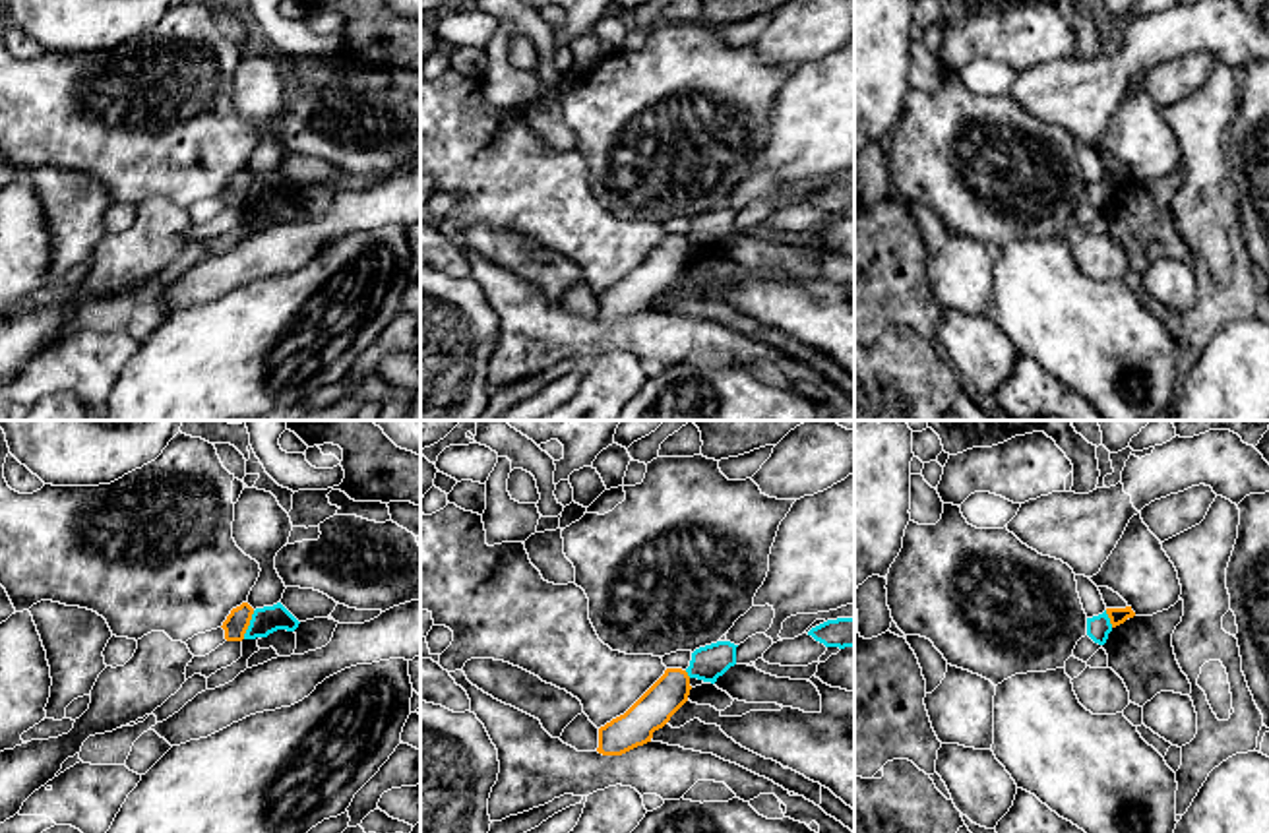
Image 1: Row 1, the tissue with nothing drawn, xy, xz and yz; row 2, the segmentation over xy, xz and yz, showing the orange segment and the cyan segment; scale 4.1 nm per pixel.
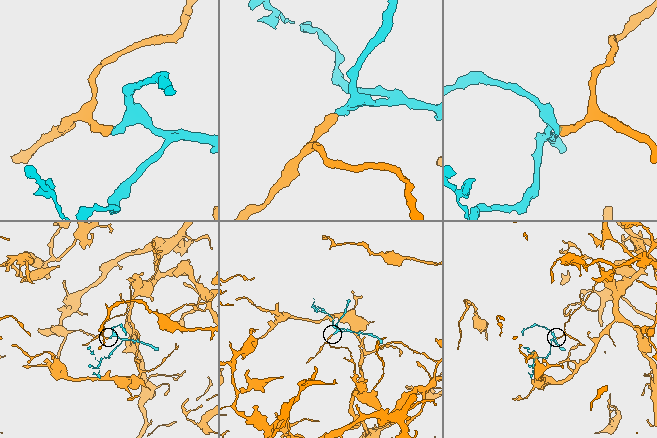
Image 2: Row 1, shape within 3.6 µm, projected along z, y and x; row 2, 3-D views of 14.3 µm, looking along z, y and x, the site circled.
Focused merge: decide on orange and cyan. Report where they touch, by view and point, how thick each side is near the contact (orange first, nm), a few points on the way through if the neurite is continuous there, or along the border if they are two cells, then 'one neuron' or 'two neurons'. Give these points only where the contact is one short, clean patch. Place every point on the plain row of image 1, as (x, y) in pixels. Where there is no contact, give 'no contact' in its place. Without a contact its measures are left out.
xy (248, 190) | 100/120 nm | along xy (254, 177), (243, 204) | two neurons

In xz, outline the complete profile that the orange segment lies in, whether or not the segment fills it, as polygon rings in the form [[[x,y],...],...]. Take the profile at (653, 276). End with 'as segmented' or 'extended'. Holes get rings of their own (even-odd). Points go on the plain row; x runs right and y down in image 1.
[[[666,234],[665,240],[620,283],[599,294],[603,322],[622,322],[651,308],[653,298],[688,267],[690,242],[682,234]]] | as segmented

